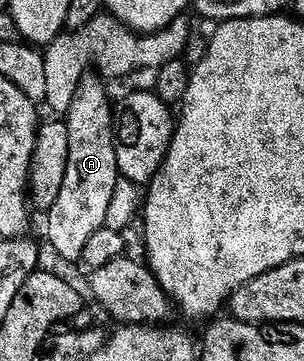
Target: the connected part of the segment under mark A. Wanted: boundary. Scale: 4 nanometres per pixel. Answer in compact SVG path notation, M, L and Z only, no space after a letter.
M87 76L76 92L76 98L65 115L67 123L67 171L65 184L61 184L61 196L46 211L47 238L51 246L67 262L78 263L82 259L86 245L93 240L93 236L107 225L107 217L117 192L117 184L121 177L119 172L119 157L117 156L117 114L111 111L111 98L107 95L108 83L102 77Z

